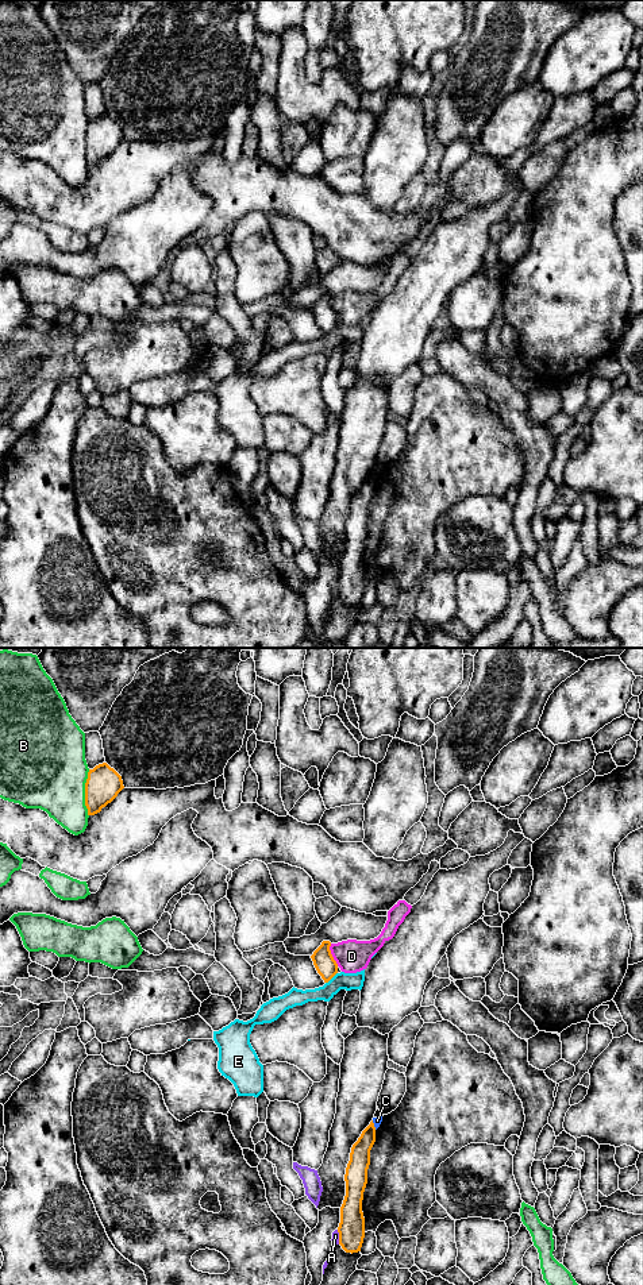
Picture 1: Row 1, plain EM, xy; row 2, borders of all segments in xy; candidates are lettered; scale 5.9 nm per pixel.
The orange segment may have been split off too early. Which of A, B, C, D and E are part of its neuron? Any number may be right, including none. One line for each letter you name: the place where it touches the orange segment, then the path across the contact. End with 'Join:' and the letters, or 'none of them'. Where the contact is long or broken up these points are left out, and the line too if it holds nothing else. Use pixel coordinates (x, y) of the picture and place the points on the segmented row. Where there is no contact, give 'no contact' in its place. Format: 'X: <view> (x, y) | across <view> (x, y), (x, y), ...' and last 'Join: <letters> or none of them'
Join: none of them

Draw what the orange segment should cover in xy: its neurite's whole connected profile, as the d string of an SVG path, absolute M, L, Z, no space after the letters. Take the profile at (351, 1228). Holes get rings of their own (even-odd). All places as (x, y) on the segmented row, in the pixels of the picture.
M373 1120L362 1131L353 1145L350 1161L346 1168L346 1196L340 1207L340 1223L338 1227L339 1245L346 1253L361 1251L365 1238L365 1218L362 1212L363 1192L367 1184L370 1150L376 1142Z

